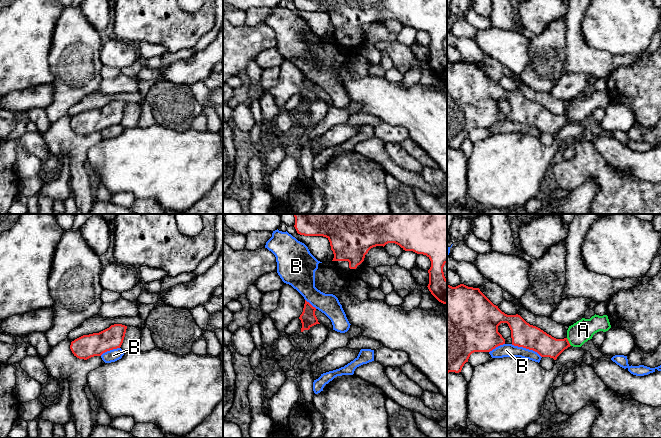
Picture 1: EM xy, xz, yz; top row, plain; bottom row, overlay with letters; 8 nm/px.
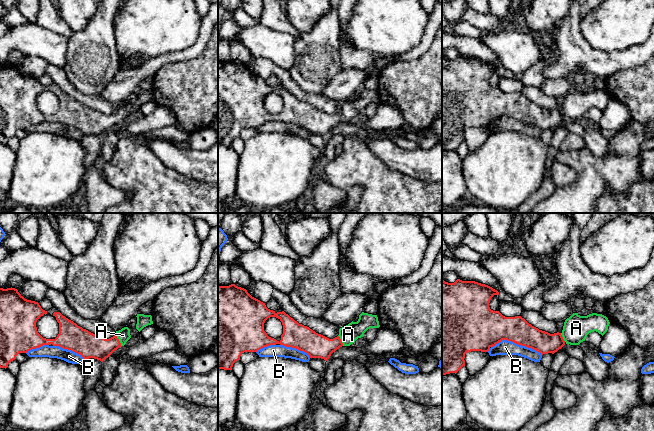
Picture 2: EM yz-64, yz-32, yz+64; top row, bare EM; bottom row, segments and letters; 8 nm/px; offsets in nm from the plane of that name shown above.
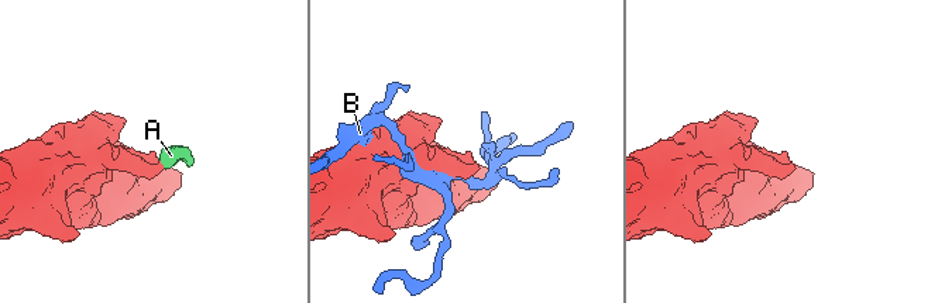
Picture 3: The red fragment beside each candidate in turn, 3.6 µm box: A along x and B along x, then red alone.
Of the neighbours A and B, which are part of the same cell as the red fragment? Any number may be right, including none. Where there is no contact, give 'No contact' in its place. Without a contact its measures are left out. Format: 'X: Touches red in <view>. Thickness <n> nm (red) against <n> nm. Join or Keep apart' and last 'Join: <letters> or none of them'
A: Touches red in yz. Thickness 180 nm (red) against 180 nm. Join
B: Touches red in yz. Thickness 200 nm (red) against 110 nm. Keep apart
Join: A

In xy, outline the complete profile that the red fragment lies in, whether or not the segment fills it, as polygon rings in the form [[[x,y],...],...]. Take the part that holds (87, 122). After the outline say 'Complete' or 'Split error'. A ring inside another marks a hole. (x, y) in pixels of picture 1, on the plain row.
[[[114,100],[109,104],[89,111],[83,111],[71,118],[70,125],[74,132],[87,136],[94,132],[120,124],[126,109],[127,102]]]. Complete

